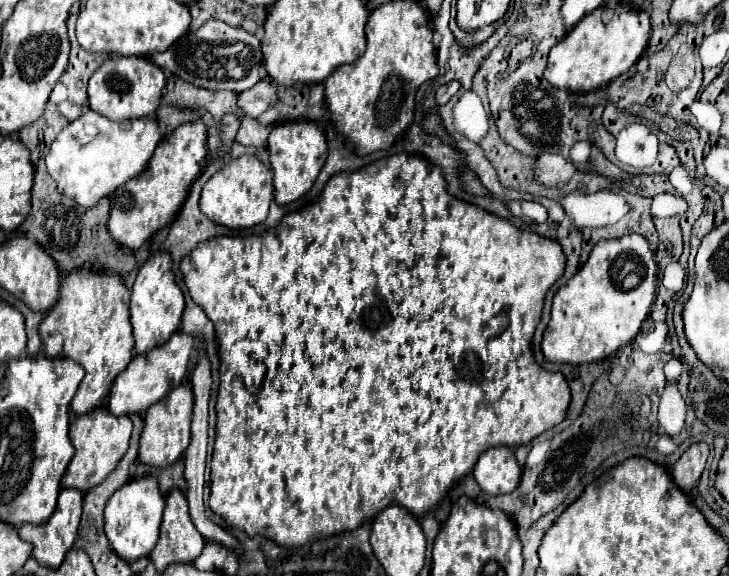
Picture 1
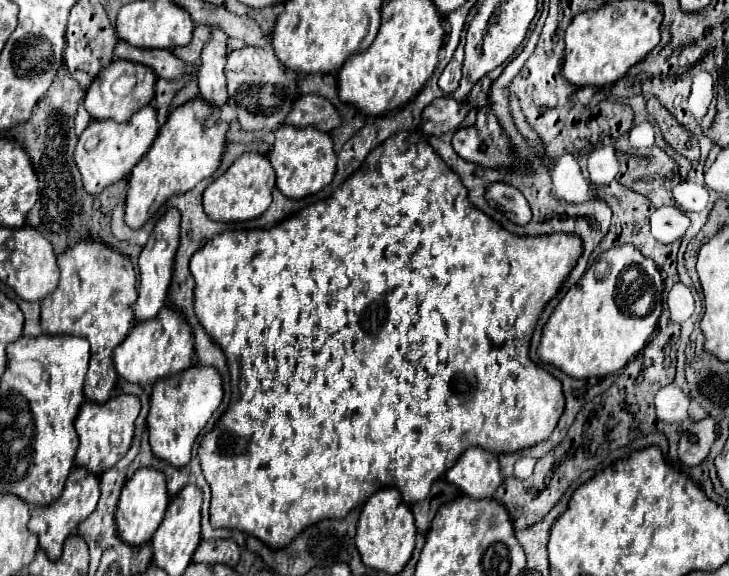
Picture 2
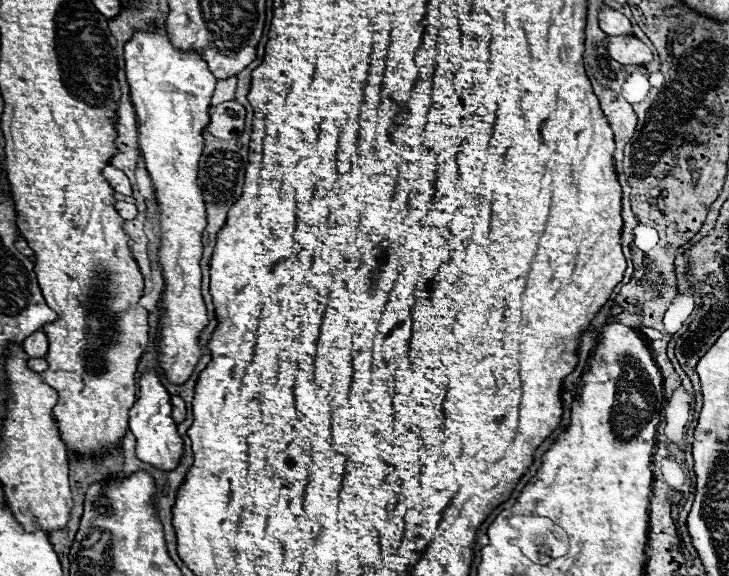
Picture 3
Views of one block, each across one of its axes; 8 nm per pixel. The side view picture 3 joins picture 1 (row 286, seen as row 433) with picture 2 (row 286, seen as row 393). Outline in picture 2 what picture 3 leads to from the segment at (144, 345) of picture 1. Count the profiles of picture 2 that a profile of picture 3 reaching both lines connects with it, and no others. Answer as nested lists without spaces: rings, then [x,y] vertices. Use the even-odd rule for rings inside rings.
[[[170,208],[154,226],[140,258],[138,258],[138,268],[140,268],[140,290],[138,290],[138,300],[134,302],[134,314],[136,320],[148,320],[158,314],[158,310],[166,302],[166,292],[168,284],[172,278],[172,268],[174,268],[174,256],[180,246],[180,212],[176,208]]]

